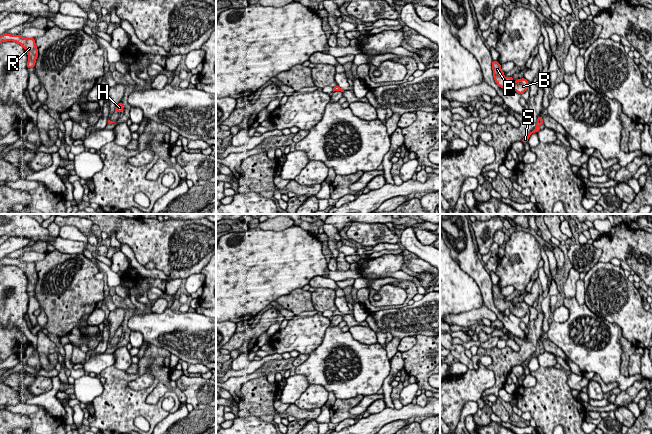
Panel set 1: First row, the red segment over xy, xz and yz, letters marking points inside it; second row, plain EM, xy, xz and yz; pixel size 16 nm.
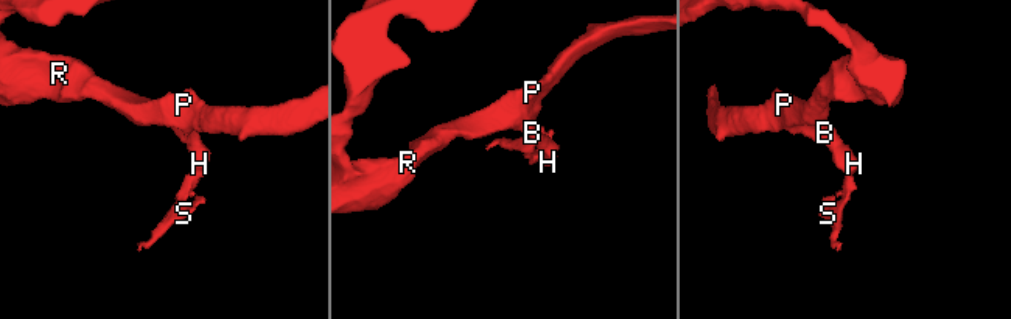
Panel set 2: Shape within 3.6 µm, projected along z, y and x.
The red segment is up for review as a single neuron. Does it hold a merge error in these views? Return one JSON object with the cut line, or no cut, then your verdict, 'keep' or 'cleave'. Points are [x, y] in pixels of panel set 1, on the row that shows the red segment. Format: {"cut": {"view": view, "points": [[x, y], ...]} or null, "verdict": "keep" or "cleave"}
{"cut": null, "verdict": "keep"}

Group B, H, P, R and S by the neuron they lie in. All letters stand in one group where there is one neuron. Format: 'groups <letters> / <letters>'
groups B H P R S

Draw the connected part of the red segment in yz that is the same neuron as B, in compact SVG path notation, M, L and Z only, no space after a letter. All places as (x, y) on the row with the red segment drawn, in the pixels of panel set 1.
M495 60L492 61L492 70L494 81L501 88L505 88L505 86L509 84L511 89L519 94L523 94L529 88L529 83L525 78L514 81L512 76L505 77L505 72L501 70L501 64Z

